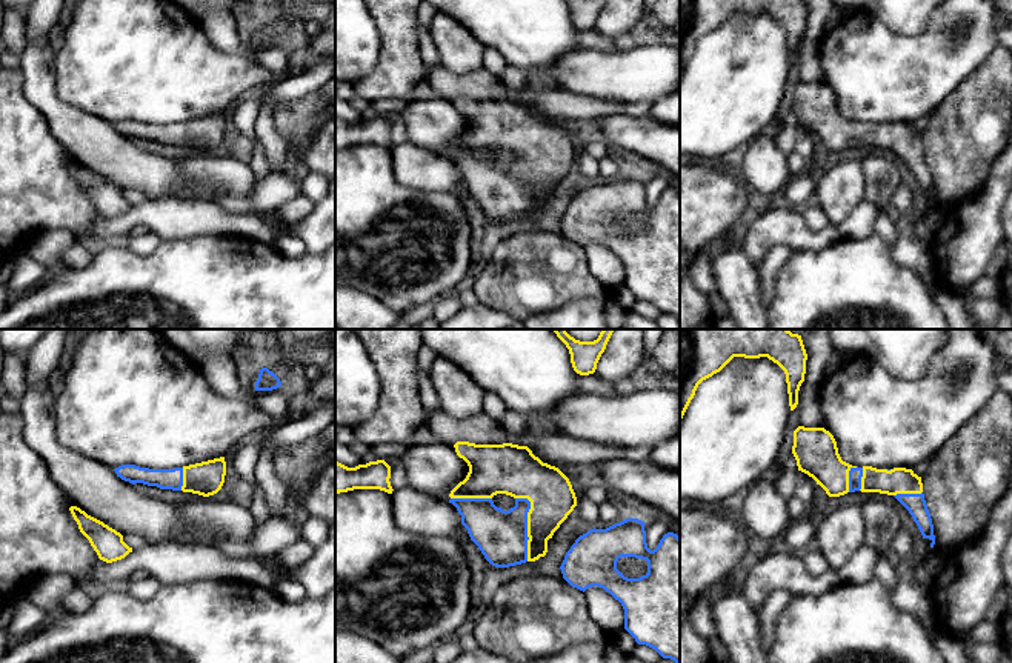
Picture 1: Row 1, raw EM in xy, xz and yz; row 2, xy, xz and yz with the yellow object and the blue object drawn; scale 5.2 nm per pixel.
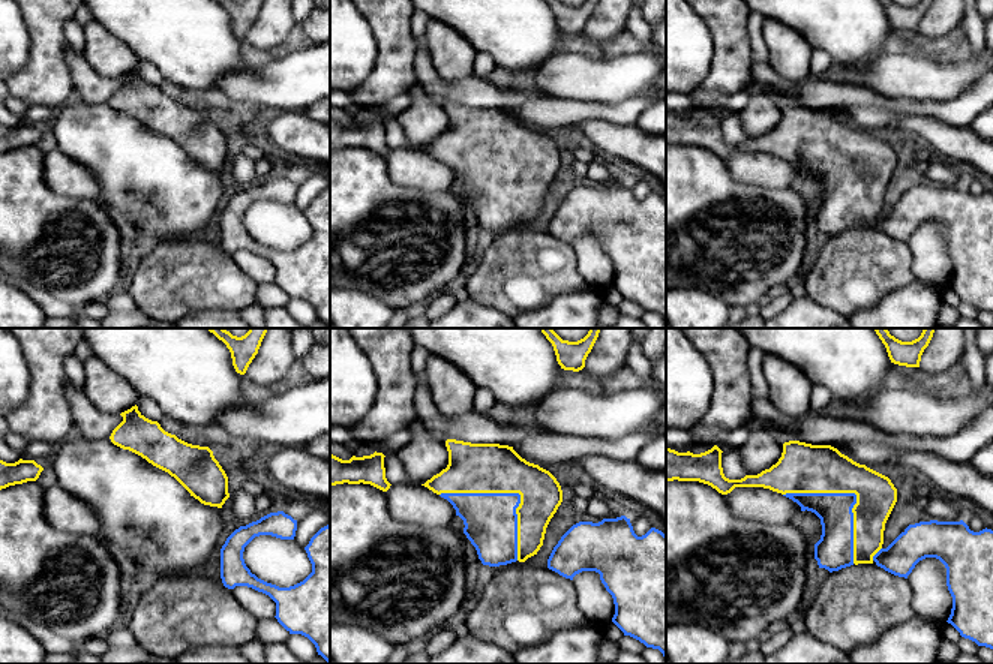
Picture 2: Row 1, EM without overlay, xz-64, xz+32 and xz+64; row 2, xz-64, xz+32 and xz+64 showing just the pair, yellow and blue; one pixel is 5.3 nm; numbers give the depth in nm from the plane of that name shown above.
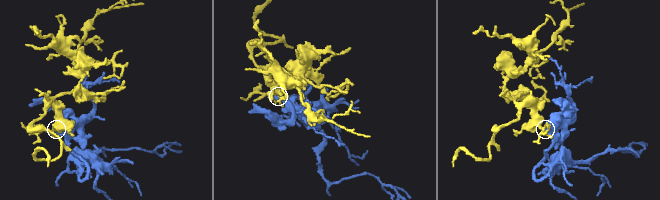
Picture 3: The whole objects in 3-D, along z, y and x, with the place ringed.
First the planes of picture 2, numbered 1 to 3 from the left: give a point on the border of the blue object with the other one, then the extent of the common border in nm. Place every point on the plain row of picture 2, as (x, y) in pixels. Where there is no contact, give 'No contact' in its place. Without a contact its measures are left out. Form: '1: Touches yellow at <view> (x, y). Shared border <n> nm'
1: No contact
2: Touches yellow at xz+32 (512, 156). Shared border 550 nm
3: Touches yellow at xz+64 (854, 156). Shared border 550 nm

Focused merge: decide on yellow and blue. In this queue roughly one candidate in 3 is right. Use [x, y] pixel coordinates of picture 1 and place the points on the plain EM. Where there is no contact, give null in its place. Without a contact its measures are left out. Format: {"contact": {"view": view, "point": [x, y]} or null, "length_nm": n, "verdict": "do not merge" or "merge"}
{"contact": {"view": "xz", "point": [528, 180]}, "length_nm": 340, "verdict": "merge"}

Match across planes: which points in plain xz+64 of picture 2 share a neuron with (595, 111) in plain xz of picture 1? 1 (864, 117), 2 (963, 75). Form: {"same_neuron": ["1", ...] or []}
{"same_neuron": ["1"]}

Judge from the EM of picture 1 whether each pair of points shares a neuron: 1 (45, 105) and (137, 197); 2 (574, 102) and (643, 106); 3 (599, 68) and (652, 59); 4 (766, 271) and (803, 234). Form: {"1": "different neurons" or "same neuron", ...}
{"1": "different neurons", "2": "same neuron", "3": "same neuron", "4": "different neurons"}

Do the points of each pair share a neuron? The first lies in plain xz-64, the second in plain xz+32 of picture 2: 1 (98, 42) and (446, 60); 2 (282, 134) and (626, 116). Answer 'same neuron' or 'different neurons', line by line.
1: same neuron
2: different neurons

